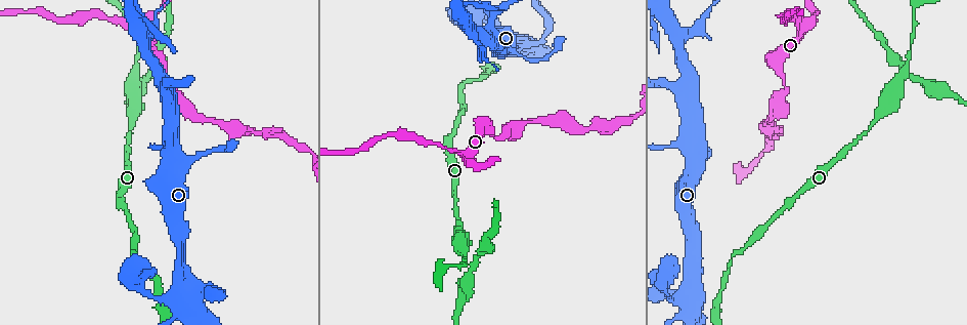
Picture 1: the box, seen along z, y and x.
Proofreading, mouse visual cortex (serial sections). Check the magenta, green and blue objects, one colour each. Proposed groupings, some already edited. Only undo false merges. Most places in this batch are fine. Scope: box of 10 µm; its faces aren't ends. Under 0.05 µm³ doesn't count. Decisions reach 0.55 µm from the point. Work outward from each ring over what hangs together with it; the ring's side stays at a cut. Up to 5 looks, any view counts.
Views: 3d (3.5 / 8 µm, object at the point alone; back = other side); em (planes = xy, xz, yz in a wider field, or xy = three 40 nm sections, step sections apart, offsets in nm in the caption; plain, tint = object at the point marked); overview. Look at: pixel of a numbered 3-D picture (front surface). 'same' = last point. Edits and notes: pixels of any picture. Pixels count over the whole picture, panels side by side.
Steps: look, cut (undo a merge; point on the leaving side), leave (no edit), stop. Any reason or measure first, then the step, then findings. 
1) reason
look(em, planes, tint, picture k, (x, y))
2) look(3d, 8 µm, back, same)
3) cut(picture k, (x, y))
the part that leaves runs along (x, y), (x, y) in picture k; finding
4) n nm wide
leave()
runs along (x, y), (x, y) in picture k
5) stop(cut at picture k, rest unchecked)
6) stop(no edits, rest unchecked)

looks like a crossing
look(3d, 3.5 µm, picture 1, (177, 293))

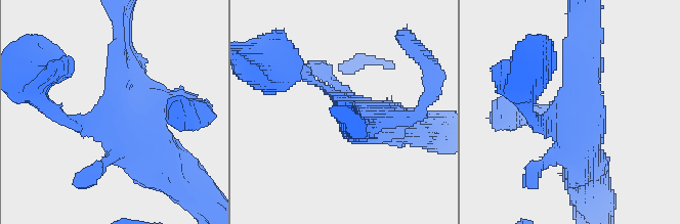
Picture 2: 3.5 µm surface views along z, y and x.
now the EM
look(em, xy, step 1, tint, picture 2, (118, 108))

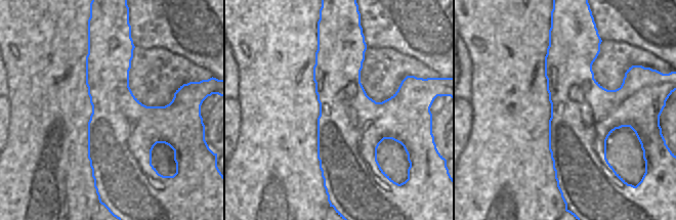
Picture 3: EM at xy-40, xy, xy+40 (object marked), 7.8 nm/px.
look(em, xy, step 3, tint, same)

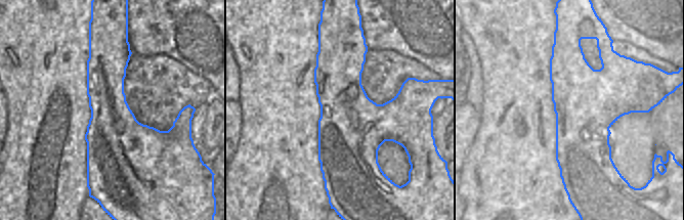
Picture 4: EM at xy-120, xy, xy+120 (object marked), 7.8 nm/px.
leave()
runs along (587, 44), (577, 110), (535, 123) in picture 2; one cell here

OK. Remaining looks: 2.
abrupt turn
look(3d, 3.5 µm, picture 1, (115, 23))

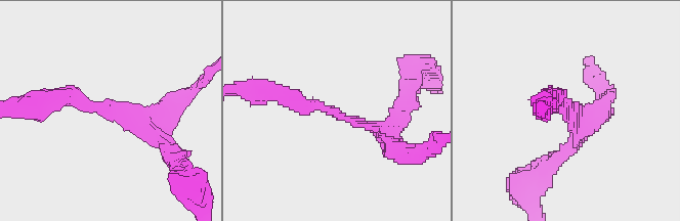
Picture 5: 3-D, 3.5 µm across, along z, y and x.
arms of 200, 250 nm
look(em, xy, step 5, tint, picture 5, (564, 114))

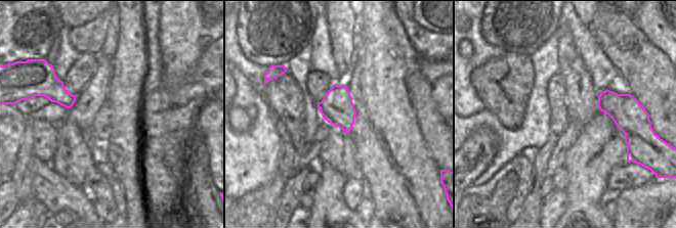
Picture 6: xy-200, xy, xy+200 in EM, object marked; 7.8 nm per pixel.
leave()
runs along (164, 144), (53, 97) in picture 5; all the same cell

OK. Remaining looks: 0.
stop(no edits, rest unchecked)

